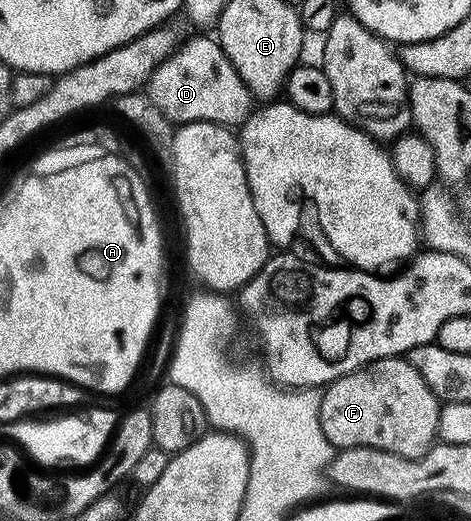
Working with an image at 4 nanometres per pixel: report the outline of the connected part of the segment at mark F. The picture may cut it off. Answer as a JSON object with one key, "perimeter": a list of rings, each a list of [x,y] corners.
{"perimeter":[[[405,356],[385,357],[362,365],[356,371],[331,381],[322,393],[320,427],[335,450],[352,447],[372,447],[400,455],[404,459],[420,459],[429,449],[433,449],[438,435],[437,395],[424,383],[416,367]]]}

